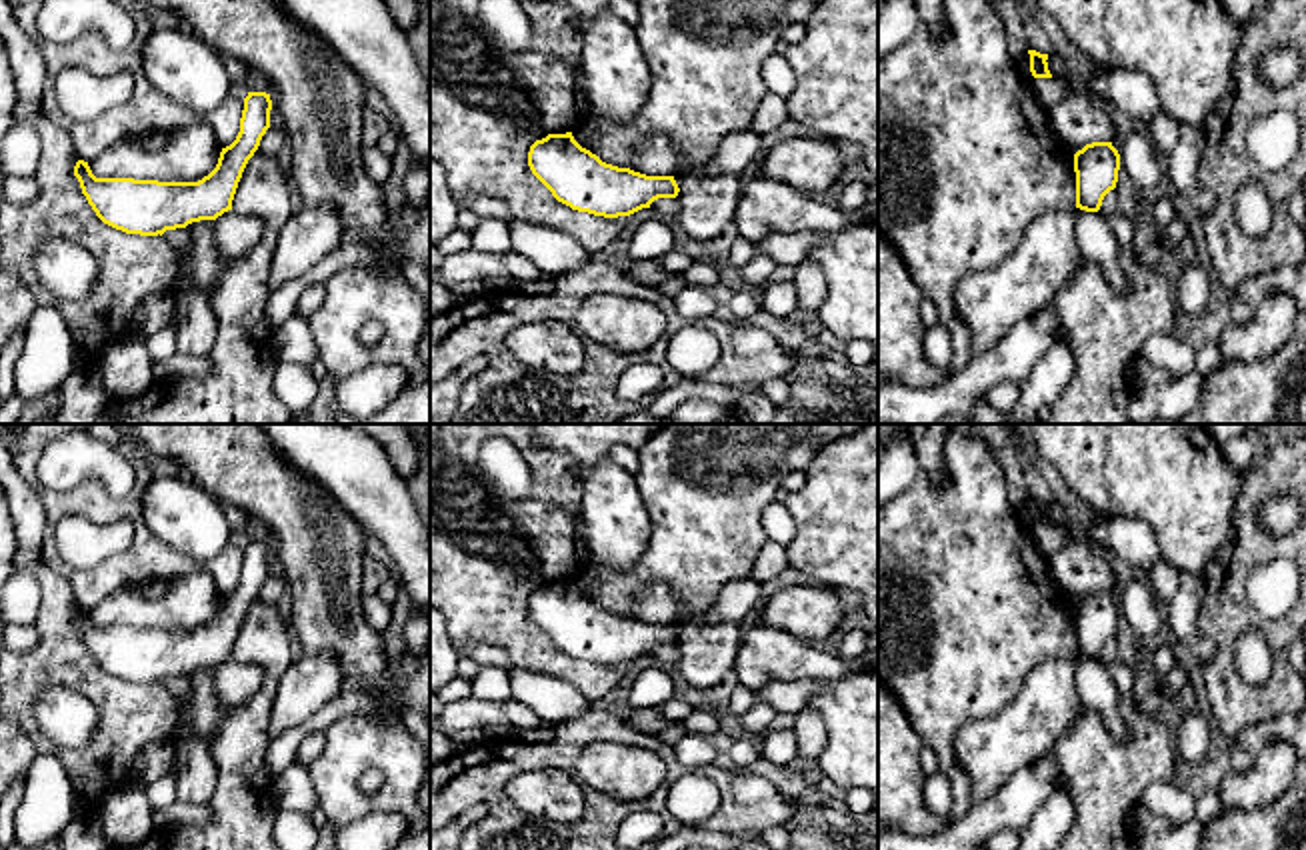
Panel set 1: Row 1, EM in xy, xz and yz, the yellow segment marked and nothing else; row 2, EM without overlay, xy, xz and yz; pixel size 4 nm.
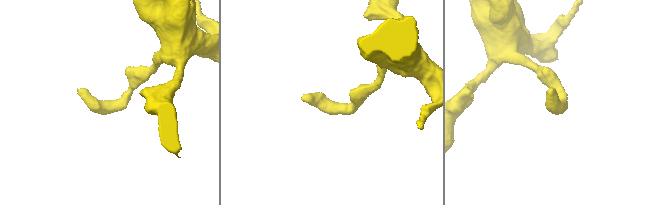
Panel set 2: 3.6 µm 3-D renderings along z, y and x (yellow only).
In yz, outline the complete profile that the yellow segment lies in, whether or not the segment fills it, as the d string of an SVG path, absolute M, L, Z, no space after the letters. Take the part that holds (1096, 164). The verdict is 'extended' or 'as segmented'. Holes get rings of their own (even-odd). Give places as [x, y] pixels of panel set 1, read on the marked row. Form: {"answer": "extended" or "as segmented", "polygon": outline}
{"answer": "as segmented", "polygon": "M1092 142L1074 154L1076 208L1098 212L1104 196L1116 188L1120 154L1112 142Z"}

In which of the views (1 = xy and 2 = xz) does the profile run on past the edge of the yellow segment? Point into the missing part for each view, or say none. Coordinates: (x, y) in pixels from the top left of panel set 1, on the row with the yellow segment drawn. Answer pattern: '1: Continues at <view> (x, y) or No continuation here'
1: No continuation here
2: No continuation here

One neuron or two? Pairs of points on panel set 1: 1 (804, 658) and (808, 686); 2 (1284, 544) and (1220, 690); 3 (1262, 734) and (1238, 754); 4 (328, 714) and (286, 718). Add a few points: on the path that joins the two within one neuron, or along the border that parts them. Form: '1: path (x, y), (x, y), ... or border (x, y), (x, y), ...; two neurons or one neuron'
1: border (820, 678), (774, 680), (760, 690); two neurons
2: path (1244, 566), (1234, 576), (1226, 602), (1224, 650); one neuron
3: path (1256, 736), (1244, 748); one neuron
4: border (340, 688), (306, 718), (270, 740); two neurons

